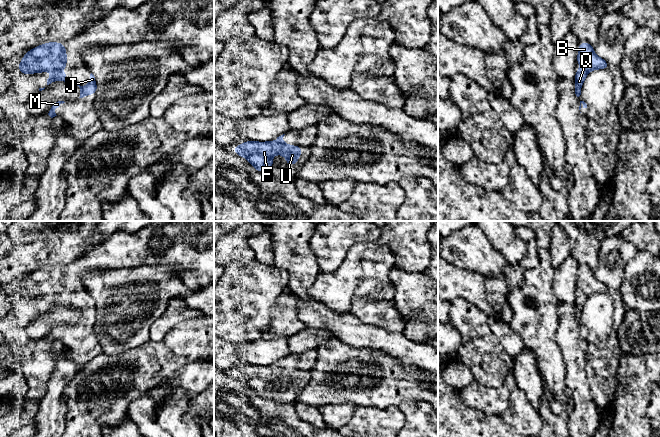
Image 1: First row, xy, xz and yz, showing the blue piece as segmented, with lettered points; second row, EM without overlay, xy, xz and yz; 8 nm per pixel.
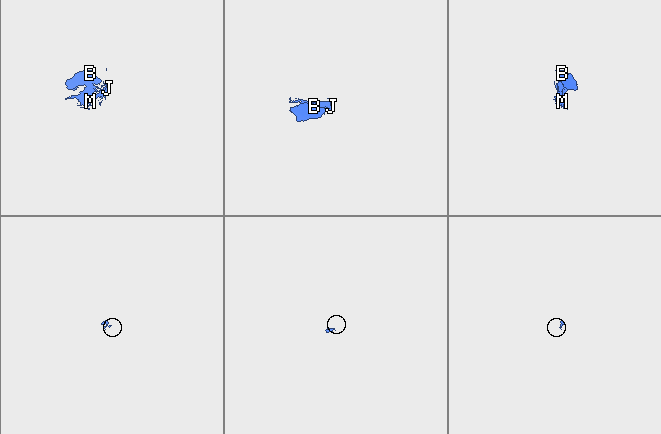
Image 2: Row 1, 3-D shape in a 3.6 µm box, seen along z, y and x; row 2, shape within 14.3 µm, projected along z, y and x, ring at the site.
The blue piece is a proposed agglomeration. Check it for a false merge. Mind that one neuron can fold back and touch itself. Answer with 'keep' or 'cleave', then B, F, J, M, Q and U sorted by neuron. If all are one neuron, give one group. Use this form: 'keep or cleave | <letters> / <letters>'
keep | B F J M Q U

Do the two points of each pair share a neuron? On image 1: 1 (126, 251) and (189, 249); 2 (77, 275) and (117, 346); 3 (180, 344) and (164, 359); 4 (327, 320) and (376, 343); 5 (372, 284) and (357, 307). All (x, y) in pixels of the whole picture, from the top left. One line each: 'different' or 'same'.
1: same
2: different
3: same
4: same
5: different

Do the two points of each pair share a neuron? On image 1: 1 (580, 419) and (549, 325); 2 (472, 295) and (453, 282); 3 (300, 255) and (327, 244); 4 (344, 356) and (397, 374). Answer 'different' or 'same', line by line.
1: different
2: same
3: different
4: same

